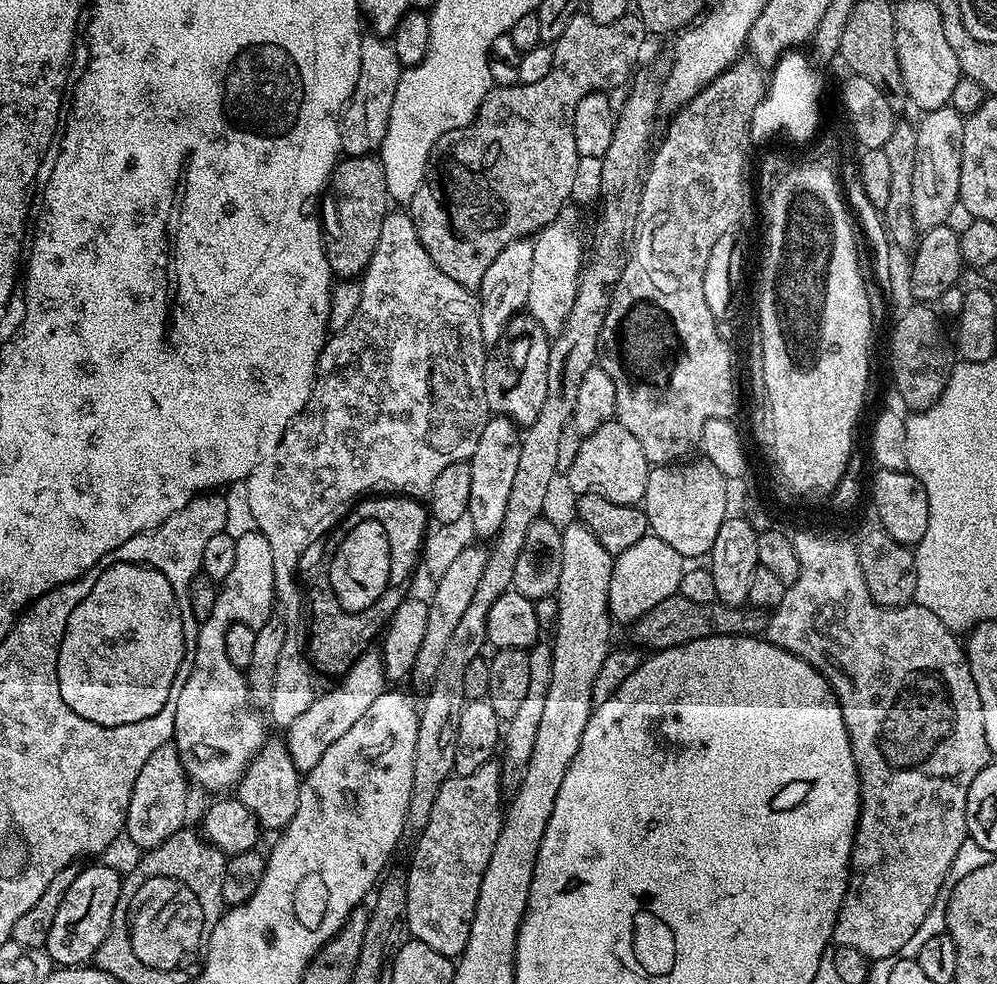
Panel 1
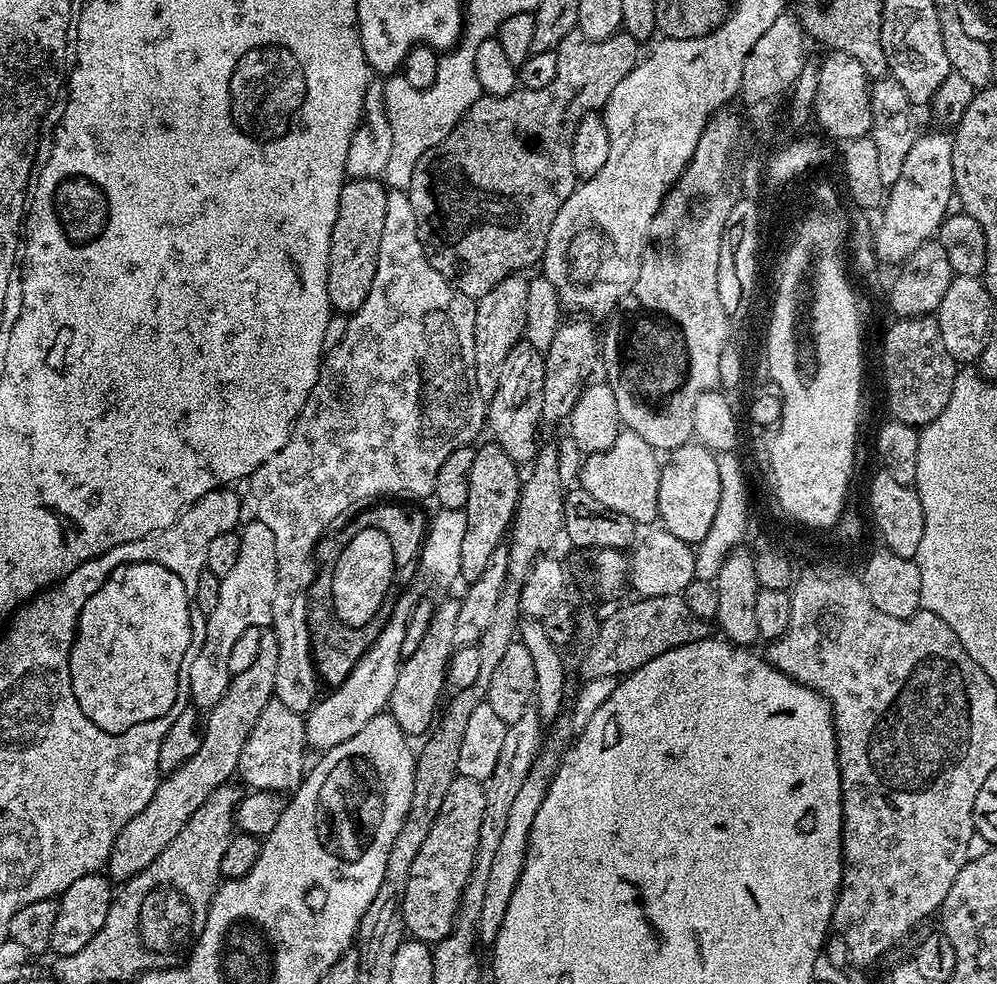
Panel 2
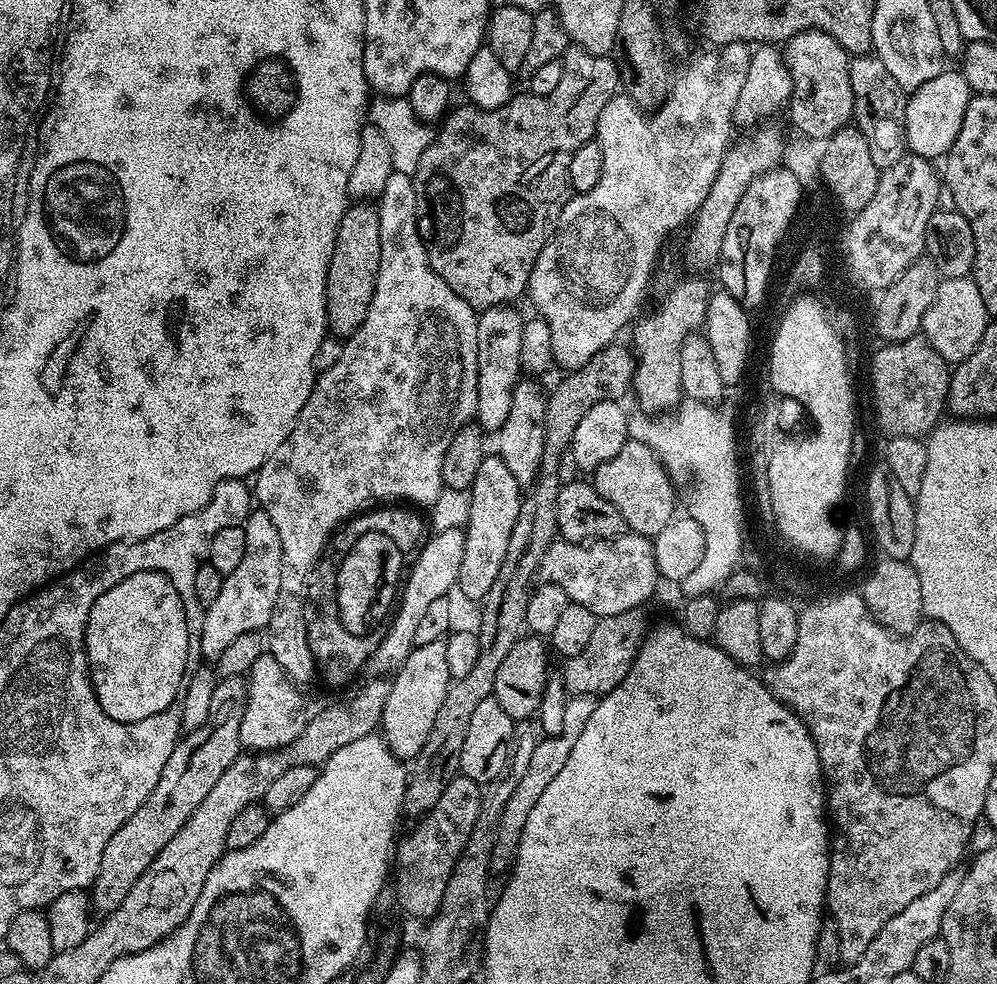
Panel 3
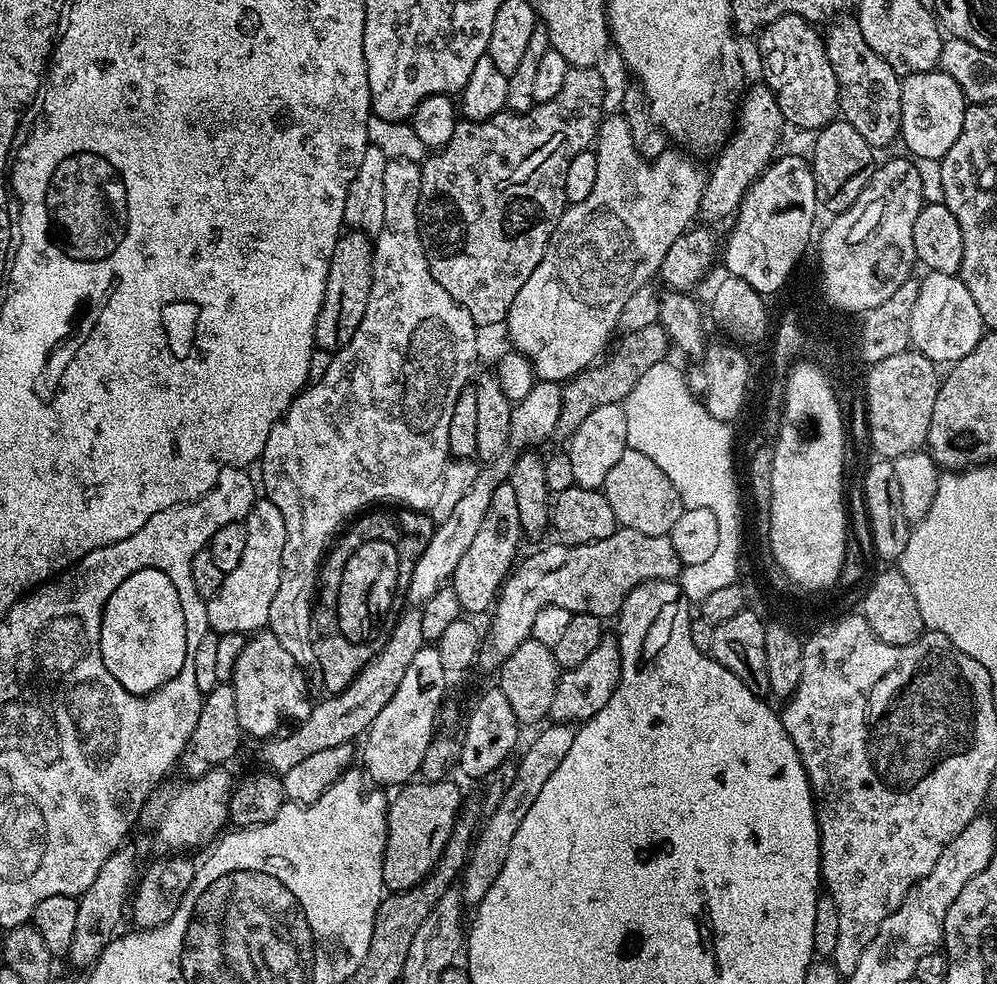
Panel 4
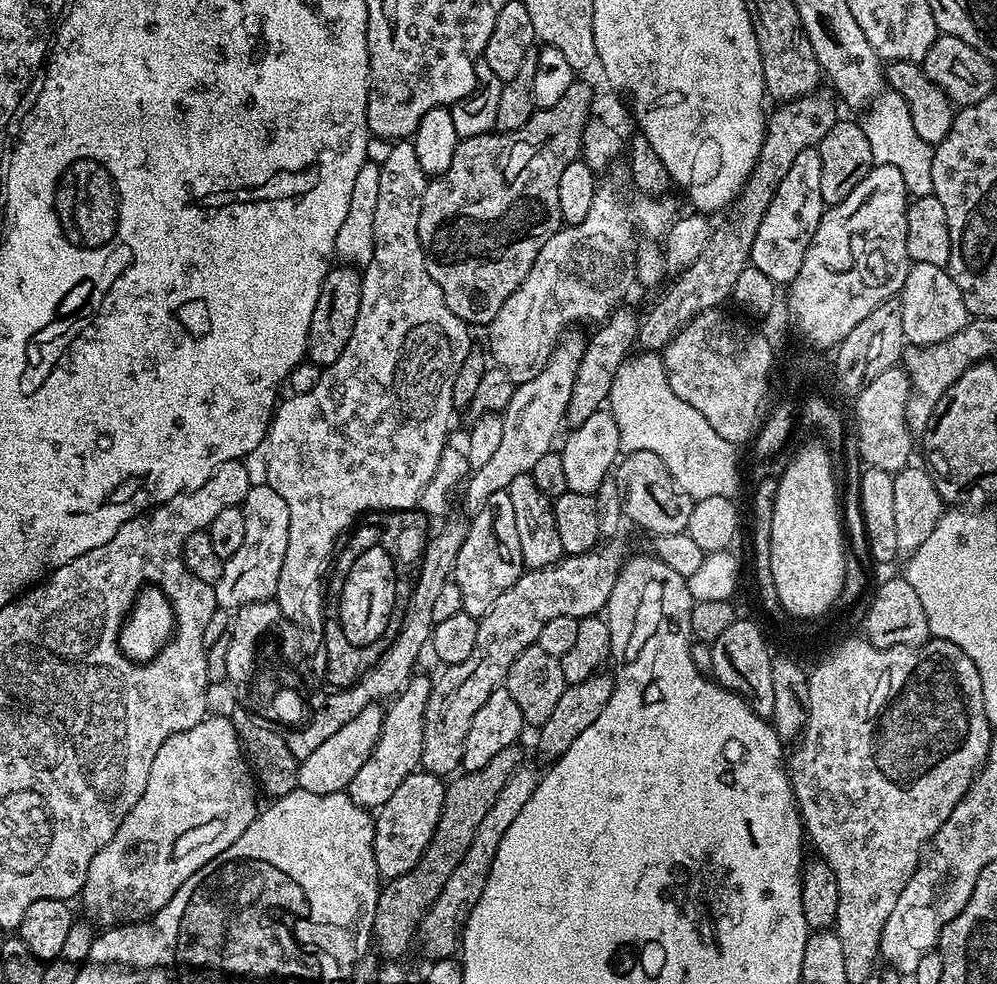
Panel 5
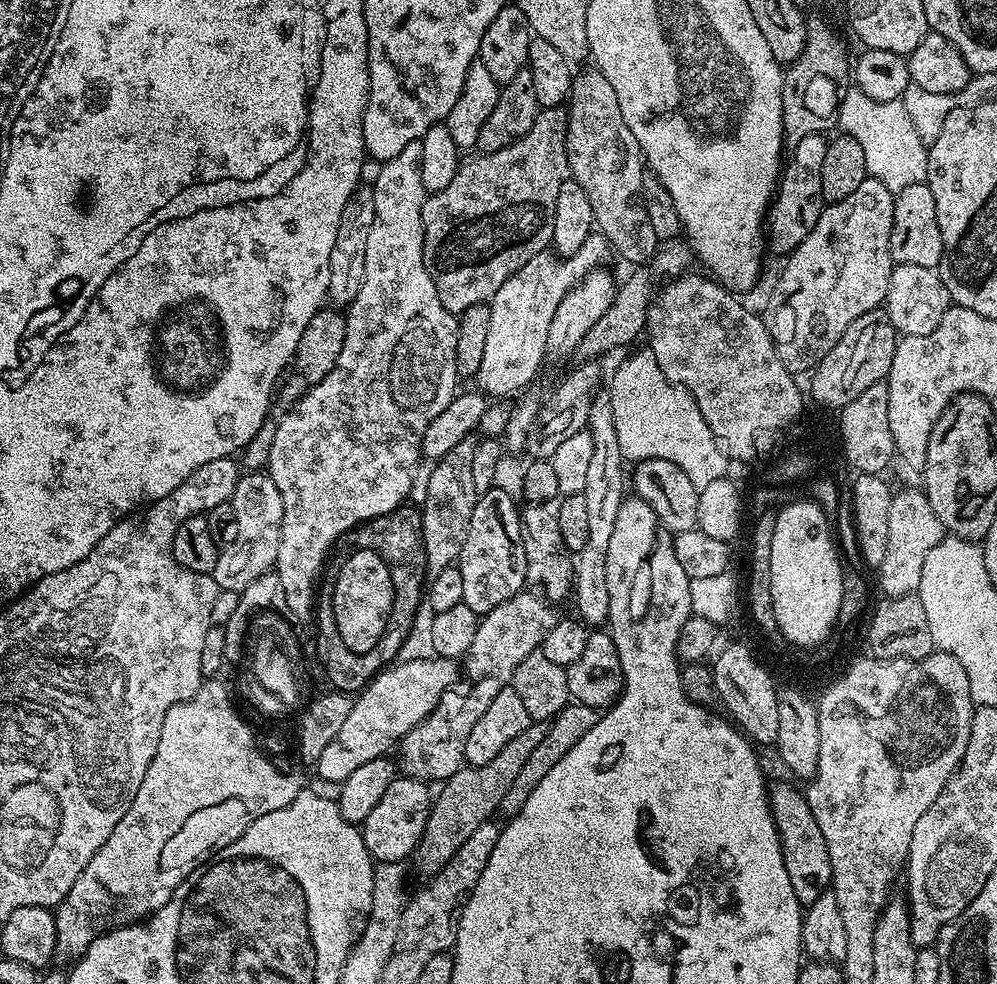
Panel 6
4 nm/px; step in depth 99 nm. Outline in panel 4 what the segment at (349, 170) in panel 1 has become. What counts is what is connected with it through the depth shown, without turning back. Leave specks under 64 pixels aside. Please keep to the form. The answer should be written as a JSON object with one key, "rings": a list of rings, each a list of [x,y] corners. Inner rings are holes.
{"rings":[[[355,230],[345,231],[334,246],[326,290],[316,319],[316,348],[335,353],[354,338],[354,330],[358,330],[358,322],[362,322],[362,314],[366,314],[366,302],[370,298],[373,247],[373,241],[367,234]]]}

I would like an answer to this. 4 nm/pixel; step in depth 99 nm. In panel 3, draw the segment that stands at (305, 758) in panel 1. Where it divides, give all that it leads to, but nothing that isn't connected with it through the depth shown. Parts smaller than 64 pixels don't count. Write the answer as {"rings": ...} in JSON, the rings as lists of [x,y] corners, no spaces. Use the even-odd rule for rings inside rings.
{"rings":[[[464,528],[448,529],[442,530],[441,532],[436,532],[433,535],[433,540],[431,538],[425,539],[423,541],[422,547],[415,553],[414,559],[416,561],[411,561],[410,571],[407,573],[406,579],[402,584],[402,591],[398,596],[398,603],[394,608],[394,615],[391,617],[390,623],[387,625],[385,637],[382,638],[381,645],[378,646],[377,650],[371,656],[371,667],[376,667],[377,673],[384,674],[384,671],[389,668],[389,670],[395,670],[400,667],[401,664],[406,662],[406,658],[412,653],[414,647],[414,633],[418,627],[418,622],[424,617],[425,611],[432,605],[437,598],[442,598],[443,596],[448,596],[449,593],[457,587],[456,579],[460,573],[460,567],[462,566],[462,550],[464,549]]]}

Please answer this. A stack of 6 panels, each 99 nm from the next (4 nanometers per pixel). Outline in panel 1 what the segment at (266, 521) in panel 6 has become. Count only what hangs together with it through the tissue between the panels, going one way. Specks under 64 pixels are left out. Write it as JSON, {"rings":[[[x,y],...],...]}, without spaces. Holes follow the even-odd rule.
{"rings":[[[258,531],[239,533],[236,536],[234,550],[234,566],[230,574],[217,589],[213,613],[210,618],[201,621],[196,633],[194,658],[190,666],[190,674],[186,678],[186,686],[182,686],[182,694],[178,694],[178,706],[174,710],[174,730],[172,740],[181,757],[186,761],[186,775],[193,785],[205,788],[212,794],[220,794],[223,788],[231,789],[239,784],[248,764],[263,746],[266,733],[260,721],[261,713],[248,699],[248,682],[245,673],[236,668],[226,655],[226,632],[232,623],[242,623],[258,629],[272,618],[275,607],[274,590],[274,558],[270,555],[270,542]]]}

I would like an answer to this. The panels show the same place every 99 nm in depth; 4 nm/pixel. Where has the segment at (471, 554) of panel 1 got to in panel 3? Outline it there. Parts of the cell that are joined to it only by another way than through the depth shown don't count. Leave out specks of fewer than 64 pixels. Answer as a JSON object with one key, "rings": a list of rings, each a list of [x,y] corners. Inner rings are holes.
{"rings":[[[444,640],[413,647],[406,662],[395,669],[393,676],[396,677],[390,680],[390,694],[382,710],[379,731],[395,756],[411,762],[416,759],[418,750],[426,746],[426,734],[430,734],[430,729],[434,727],[434,718],[442,706],[442,698],[446,698],[446,690],[453,681],[446,662]]]}

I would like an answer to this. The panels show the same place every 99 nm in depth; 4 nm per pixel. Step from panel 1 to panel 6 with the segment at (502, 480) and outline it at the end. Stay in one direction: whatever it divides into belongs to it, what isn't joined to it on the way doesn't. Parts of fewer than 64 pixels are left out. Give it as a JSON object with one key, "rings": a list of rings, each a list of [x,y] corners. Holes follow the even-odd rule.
{"rings":[[[493,486],[479,493],[474,514],[470,514],[470,530],[462,542],[458,567],[462,574],[462,598],[474,614],[483,618],[494,606],[510,602],[528,584],[526,550],[522,542],[520,508],[516,500],[501,486]]]}

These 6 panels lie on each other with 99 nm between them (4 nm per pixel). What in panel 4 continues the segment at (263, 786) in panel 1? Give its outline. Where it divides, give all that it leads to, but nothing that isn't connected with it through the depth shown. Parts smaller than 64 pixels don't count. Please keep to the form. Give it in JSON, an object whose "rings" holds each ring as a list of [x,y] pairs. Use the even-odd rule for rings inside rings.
{"rings":[[[259,630],[247,637],[245,645],[234,662],[232,679],[234,703],[238,705],[238,726],[241,733],[259,738],[271,738],[281,731],[283,720],[299,722],[312,709],[313,697],[308,697],[305,669],[296,665],[294,658],[282,650],[282,642],[274,638],[271,630]]]}

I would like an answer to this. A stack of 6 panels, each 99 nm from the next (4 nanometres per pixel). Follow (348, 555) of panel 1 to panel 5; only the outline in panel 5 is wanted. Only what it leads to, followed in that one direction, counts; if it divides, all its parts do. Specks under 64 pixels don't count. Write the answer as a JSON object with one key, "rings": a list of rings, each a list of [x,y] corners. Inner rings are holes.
{"rings":[[[377,546],[366,550],[366,554],[358,554],[354,566],[343,573],[338,619],[340,629],[354,646],[364,647],[382,638],[395,604],[395,586],[398,583],[395,567],[391,554],[384,547]]]}

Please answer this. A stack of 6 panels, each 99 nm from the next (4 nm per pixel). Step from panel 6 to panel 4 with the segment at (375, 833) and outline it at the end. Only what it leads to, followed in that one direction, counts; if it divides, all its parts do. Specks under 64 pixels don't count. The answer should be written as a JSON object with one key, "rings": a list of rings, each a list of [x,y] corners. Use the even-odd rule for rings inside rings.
{"rings":[[[452,778],[430,780],[427,782],[409,782],[399,789],[395,797],[391,797],[388,805],[388,833],[386,834],[386,850],[382,858],[382,878],[384,887],[389,893],[405,892],[417,888],[434,870],[440,856],[446,850],[446,842],[454,830],[456,820],[462,811],[460,804],[460,788]]]}

